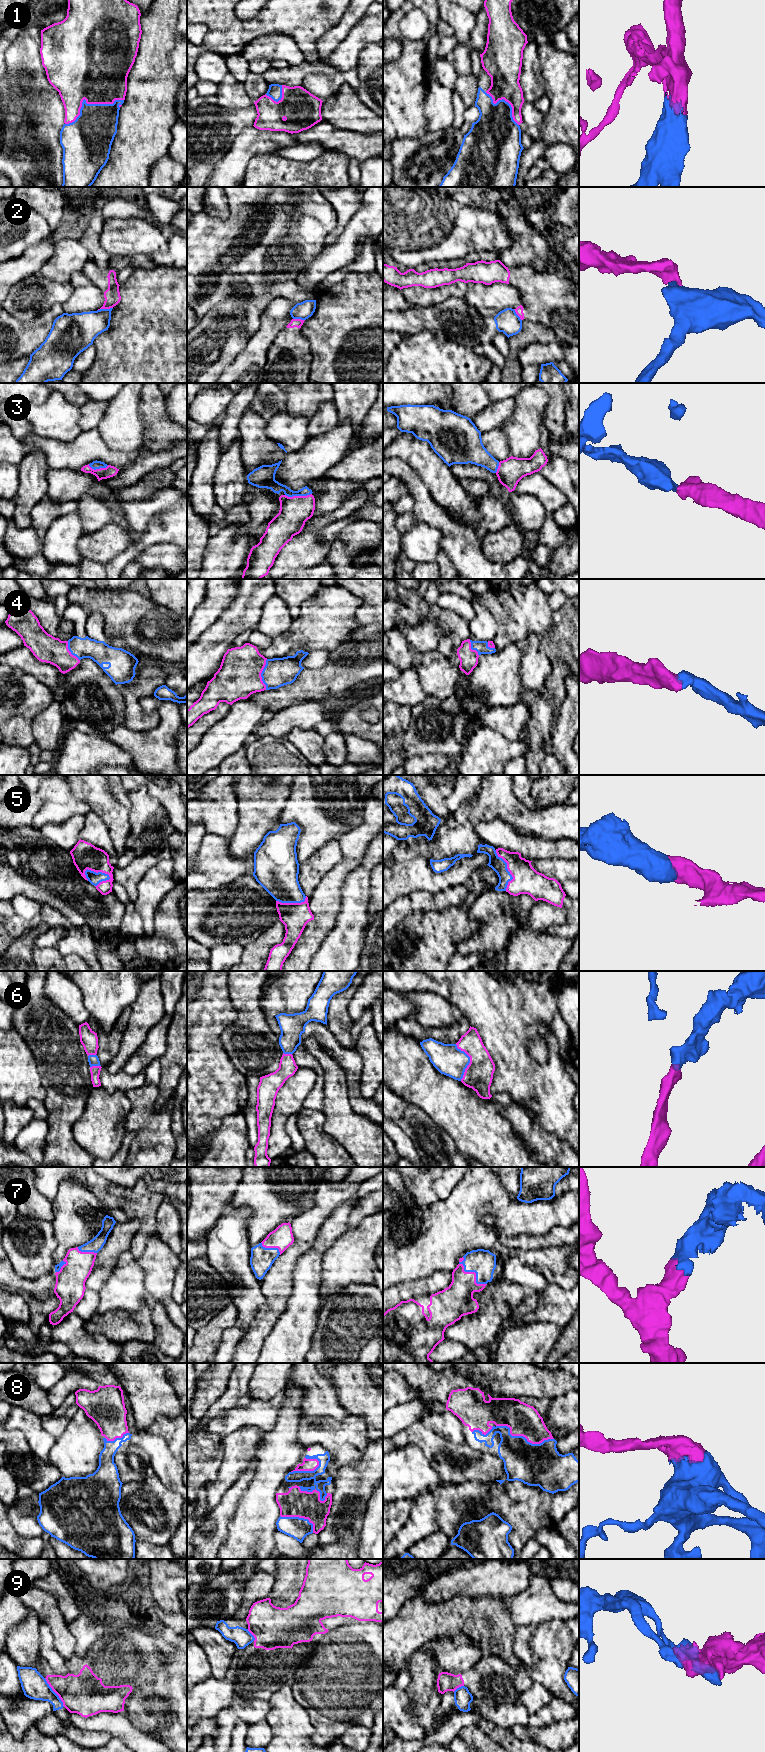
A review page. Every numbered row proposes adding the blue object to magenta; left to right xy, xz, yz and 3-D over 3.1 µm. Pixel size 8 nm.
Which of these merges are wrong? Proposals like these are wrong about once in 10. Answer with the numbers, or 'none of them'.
2, 9

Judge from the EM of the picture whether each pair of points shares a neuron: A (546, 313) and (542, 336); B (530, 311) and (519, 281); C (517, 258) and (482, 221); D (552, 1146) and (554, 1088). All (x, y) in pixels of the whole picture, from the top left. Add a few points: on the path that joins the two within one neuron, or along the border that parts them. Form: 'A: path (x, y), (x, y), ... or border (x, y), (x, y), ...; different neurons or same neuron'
A: border (525, 318), (547, 325), (560, 339); different neurons
B: path (530, 304), (530, 292), (526, 288); same neuron
C: border (511, 233), (511, 245), (499, 252); different neurons
D: border (534, 1119), (544, 1131), (551, 1132), (568, 1143); different neurons

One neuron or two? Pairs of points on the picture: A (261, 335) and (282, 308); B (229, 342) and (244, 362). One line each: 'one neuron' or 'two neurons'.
A: one neuron
B: two neurons

